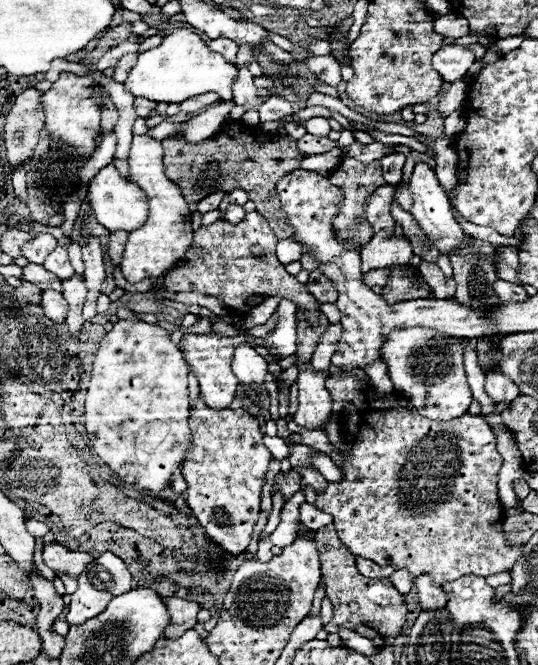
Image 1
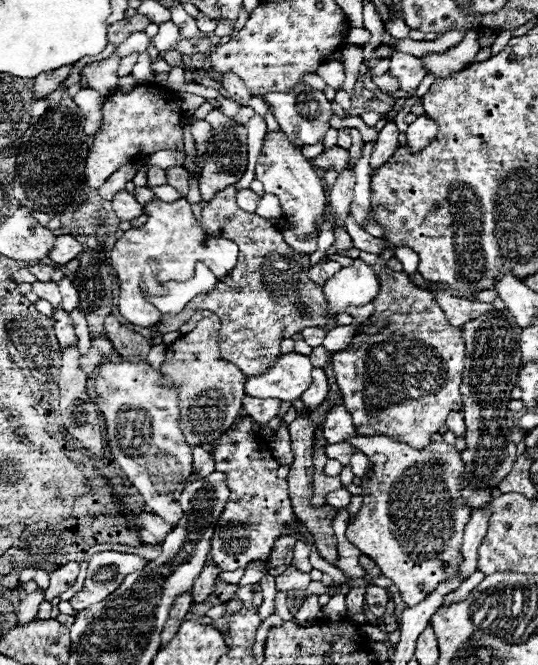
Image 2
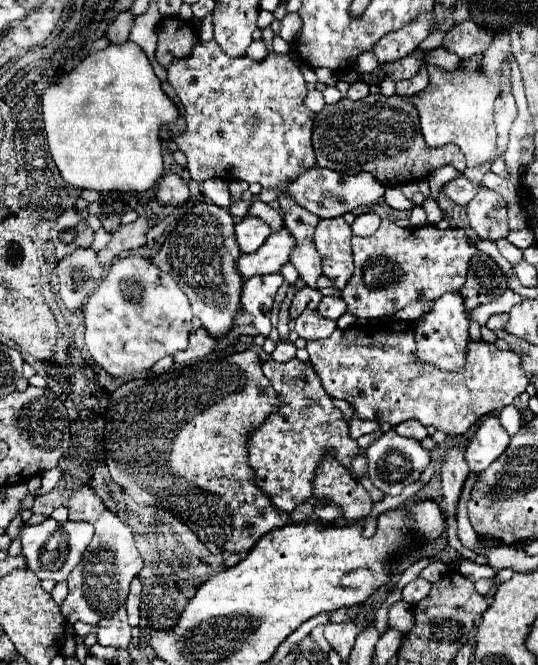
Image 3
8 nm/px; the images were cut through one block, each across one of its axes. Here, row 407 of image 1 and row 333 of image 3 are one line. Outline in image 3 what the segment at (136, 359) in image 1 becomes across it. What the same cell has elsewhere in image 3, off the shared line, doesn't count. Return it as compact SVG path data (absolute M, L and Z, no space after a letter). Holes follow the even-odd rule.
M140 256L118 258L100 288L86 300L86 346L92 360L110 376L126 376L152 368L164 356L188 348L192 310L186 294L150 260Z

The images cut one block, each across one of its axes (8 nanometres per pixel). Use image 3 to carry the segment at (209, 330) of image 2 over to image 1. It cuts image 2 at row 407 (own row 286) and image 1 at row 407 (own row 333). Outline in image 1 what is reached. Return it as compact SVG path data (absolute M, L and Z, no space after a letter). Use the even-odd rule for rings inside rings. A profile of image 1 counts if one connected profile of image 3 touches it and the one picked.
M274 312L265 324L255 326L233 337L218 336L214 332L208 332L208 334L184 334L184 338L182 338L182 344L186 348L184 360L194 370L194 374L196 374L196 378L200 382L200 396L206 402L208 408L224 410L224 408L228 408L232 404L232 400L236 398L236 390L238 390L238 380L234 378L234 374L230 370L234 348L236 348L236 345L247 341L249 335L261 339L266 338L274 329L276 318L277 314Z

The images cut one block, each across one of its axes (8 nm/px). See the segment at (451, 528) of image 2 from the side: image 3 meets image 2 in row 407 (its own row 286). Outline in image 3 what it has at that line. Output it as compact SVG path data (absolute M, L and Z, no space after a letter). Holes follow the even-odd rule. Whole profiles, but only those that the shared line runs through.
M344 218L320 220L314 234L316 250L322 254L322 270L334 280L334 288L344 288L352 276L352 250L350 250L352 228Z

